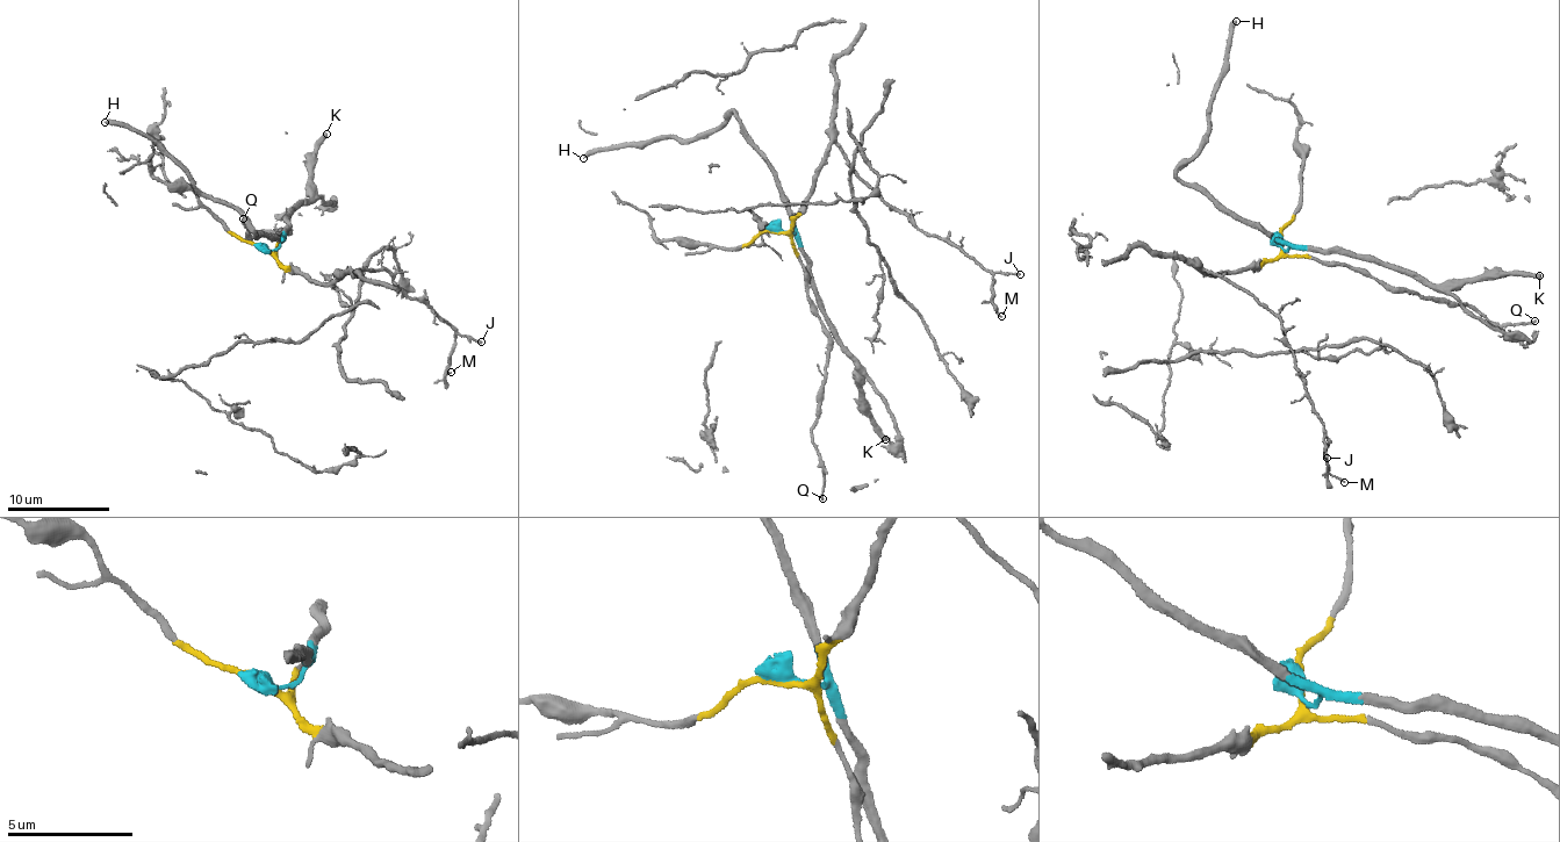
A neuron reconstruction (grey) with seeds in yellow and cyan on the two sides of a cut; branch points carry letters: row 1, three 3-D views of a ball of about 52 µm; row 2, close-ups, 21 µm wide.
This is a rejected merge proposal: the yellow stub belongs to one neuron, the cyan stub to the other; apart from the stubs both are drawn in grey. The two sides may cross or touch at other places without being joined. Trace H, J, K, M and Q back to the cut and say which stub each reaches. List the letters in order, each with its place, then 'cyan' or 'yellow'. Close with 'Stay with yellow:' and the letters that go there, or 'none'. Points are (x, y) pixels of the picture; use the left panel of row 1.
H: (105, 122) | cyan
J: (481, 342) | yellow
K: (326, 134) | cyan
M: (451, 372) | yellow
Q: (243, 218) | yellow
Stay with yellow: J, M, Q

